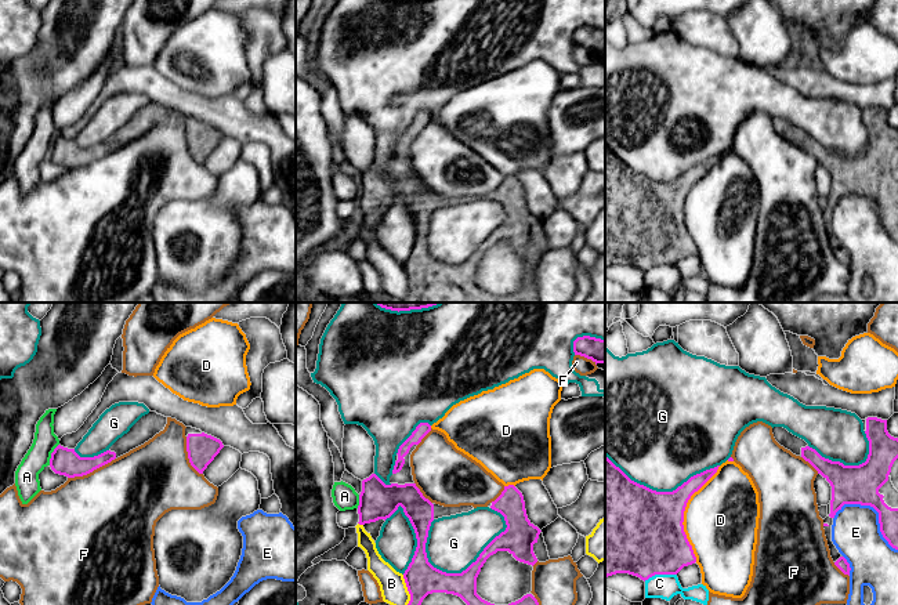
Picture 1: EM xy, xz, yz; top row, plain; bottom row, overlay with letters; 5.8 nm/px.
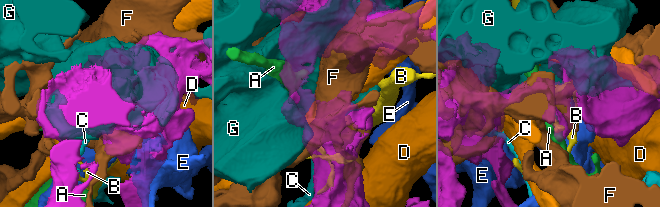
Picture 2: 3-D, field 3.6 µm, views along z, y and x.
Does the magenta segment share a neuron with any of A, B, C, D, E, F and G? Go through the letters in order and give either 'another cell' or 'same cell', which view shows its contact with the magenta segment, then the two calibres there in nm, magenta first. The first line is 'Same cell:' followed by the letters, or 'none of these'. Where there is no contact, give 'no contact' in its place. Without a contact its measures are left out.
Same cell: none of these
A: another cell | xy | 160/140 nm
B: another cell | xz | 190/160 nm
C: another cell | yz | 480/140 nm
D: another cell | yz | 460/440 nm
E: another cell | yz | 220/280 nm
F: another cell | xy | 160/500 nm
G: another cell | xz | 150/320 nm

